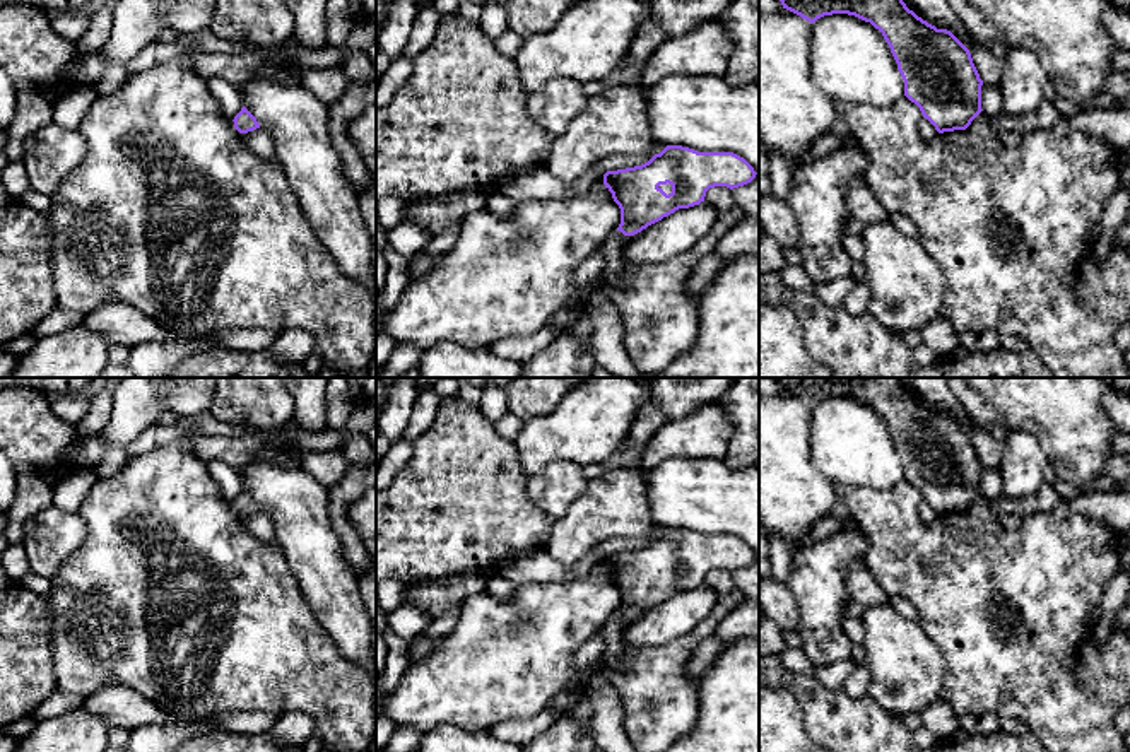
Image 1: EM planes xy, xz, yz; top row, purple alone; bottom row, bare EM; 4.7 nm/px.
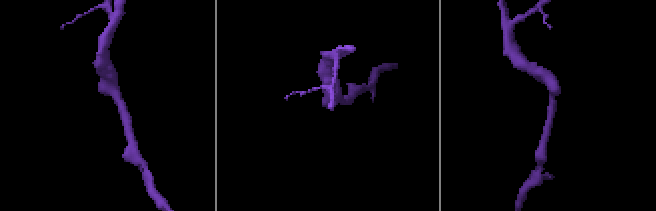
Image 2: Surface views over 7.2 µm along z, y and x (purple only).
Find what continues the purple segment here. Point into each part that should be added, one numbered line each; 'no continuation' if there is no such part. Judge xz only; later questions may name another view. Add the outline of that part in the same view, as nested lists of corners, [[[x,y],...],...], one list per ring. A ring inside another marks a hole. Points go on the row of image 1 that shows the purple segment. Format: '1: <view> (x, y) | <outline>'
1: xz (612, 274) | [[[621,231],[612,232],[607,238],[607,241],[600,246],[600,250],[605,253],[605,268],[602,273],[603,282],[614,287],[624,287],[622,232]]]

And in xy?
no continuation

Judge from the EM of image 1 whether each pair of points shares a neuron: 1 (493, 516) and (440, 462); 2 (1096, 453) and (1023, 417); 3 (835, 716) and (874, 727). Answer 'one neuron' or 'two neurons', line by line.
1: one neuron
2: one neuron
3: one neuron

